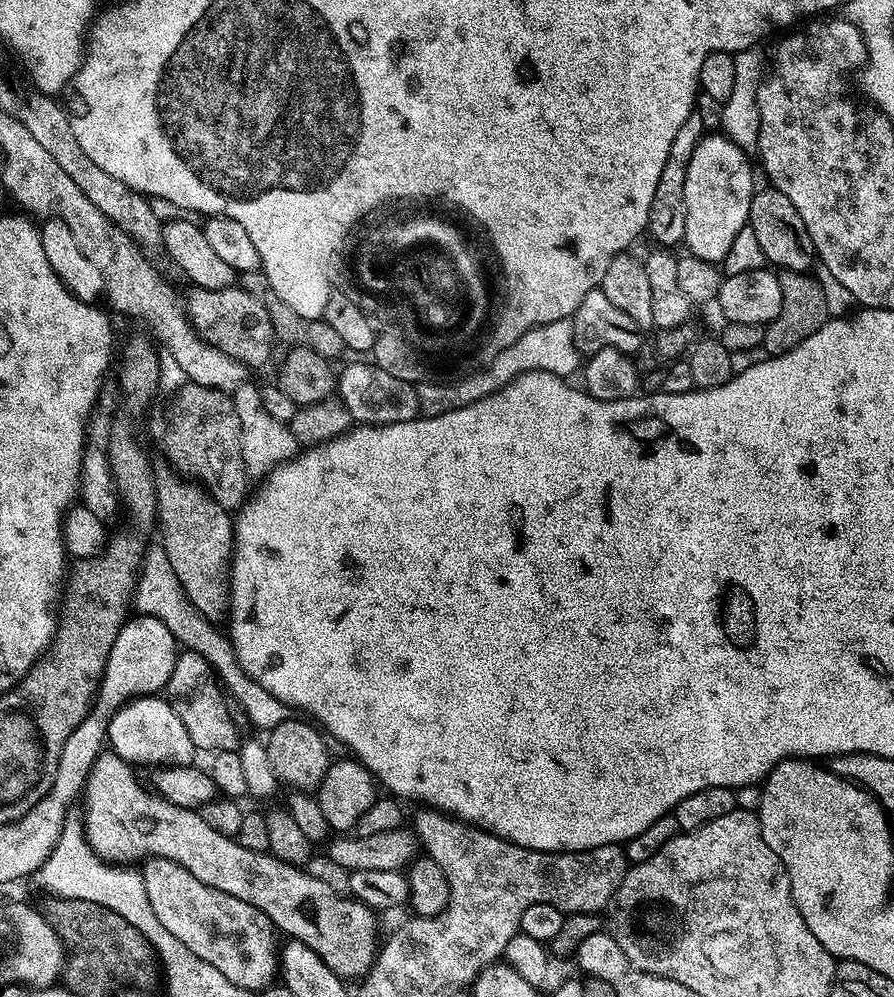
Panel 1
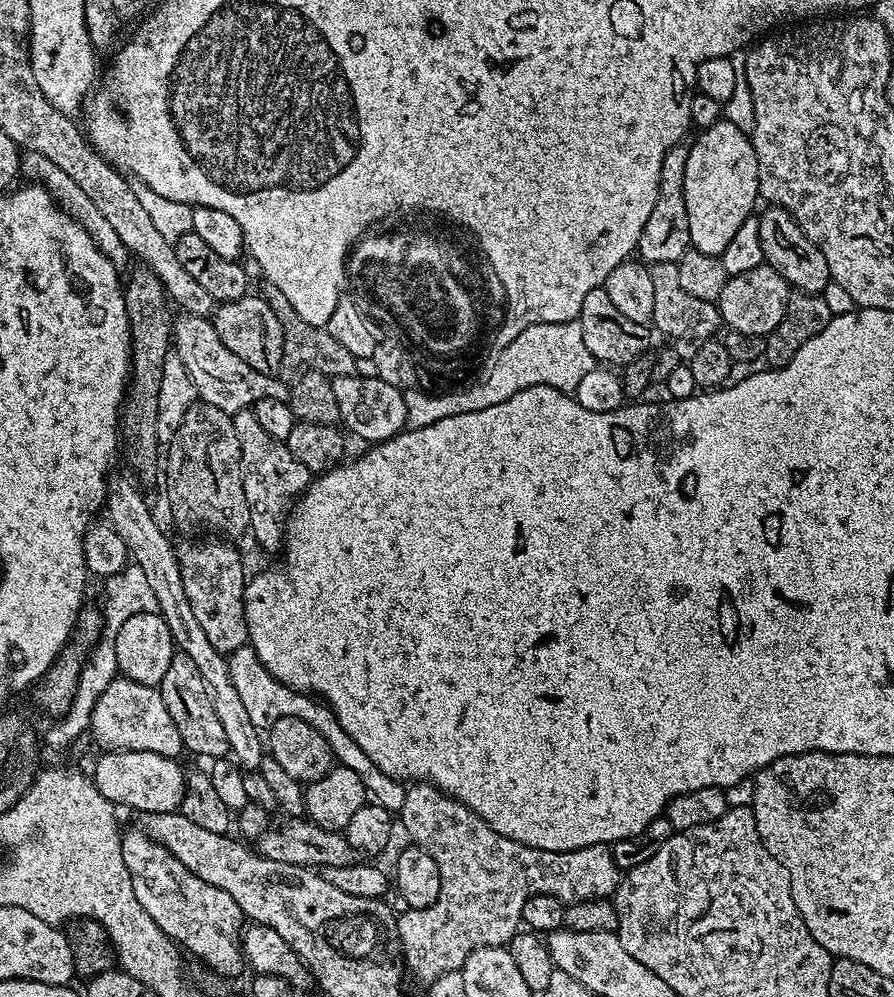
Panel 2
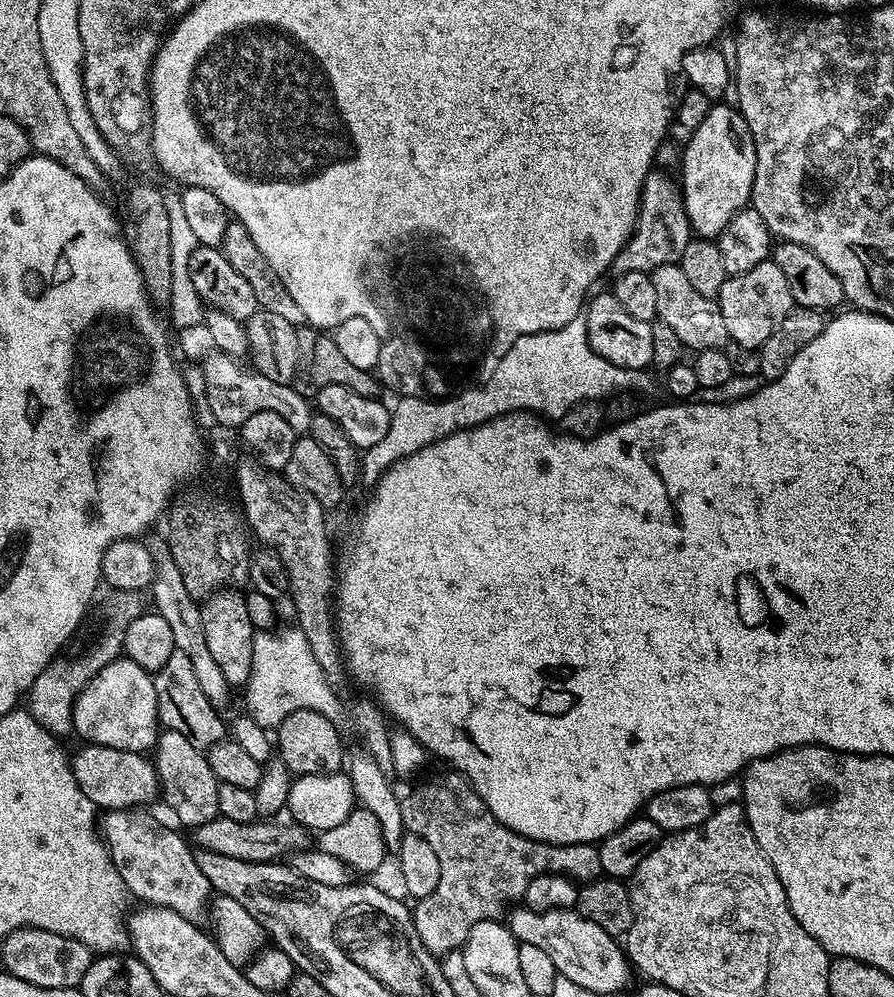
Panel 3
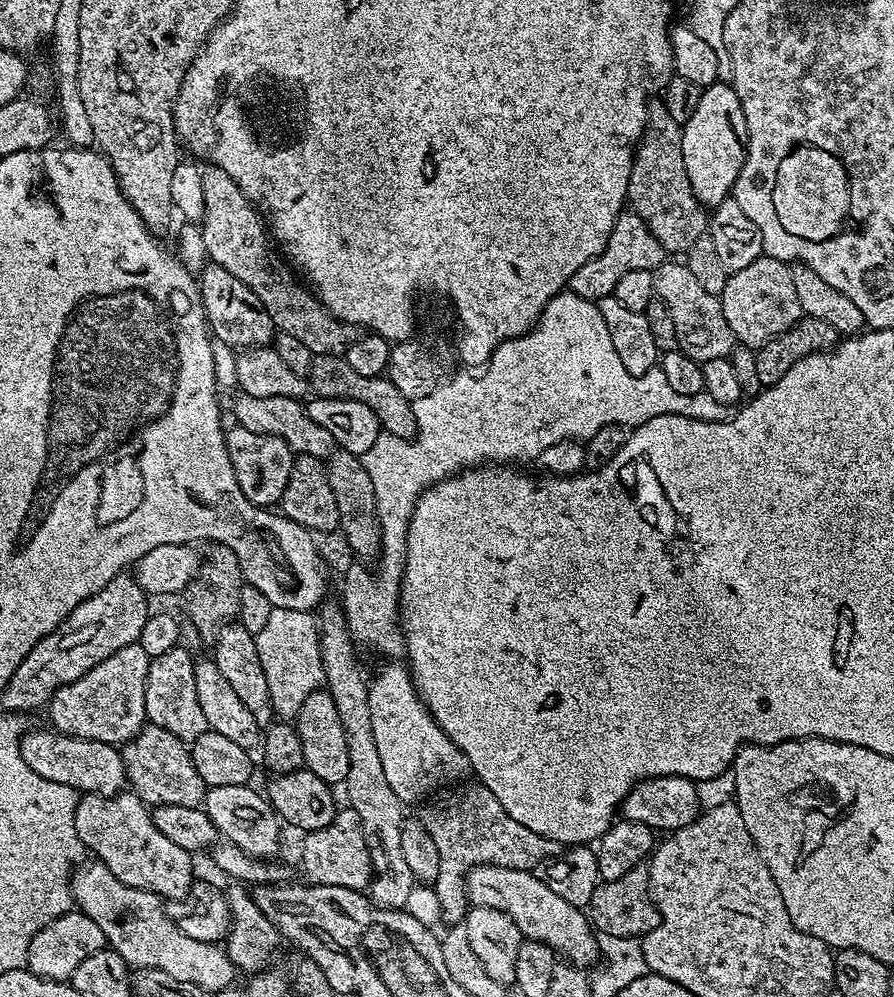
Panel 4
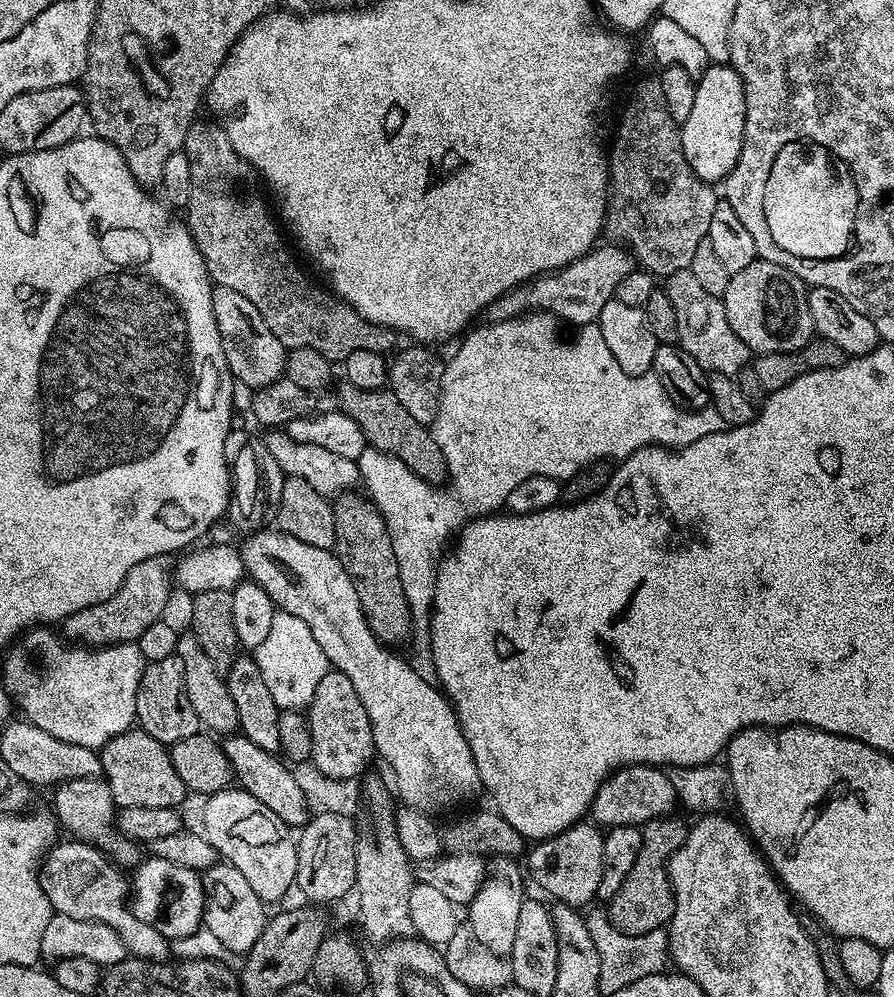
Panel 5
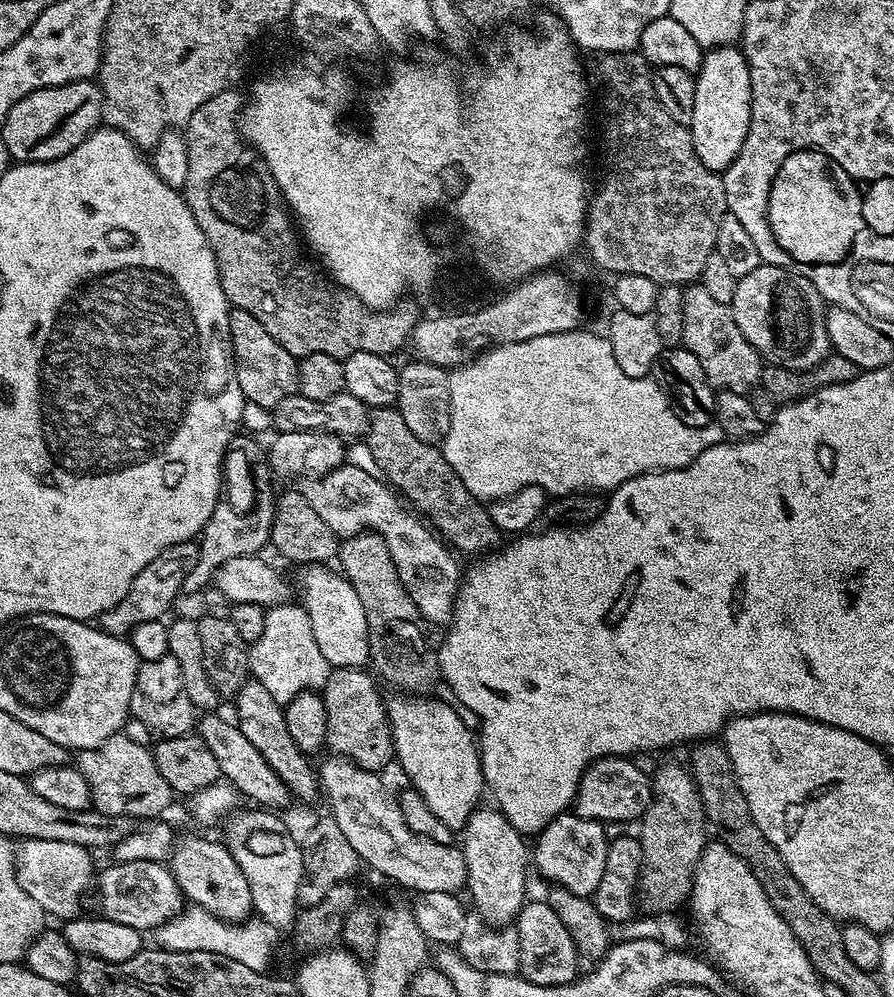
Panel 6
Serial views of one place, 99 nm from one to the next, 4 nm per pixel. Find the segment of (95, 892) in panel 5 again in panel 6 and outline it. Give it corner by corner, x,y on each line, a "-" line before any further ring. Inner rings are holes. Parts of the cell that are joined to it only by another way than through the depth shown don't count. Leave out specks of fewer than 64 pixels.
25,839
21,844
24,845
21,848
19,845
15,853
16,877
22,890
26,890
26,894
30,894
49,917
75,917
81,911
80,899
87,894
88,887
94,884
93,853
82,846
74,846
74,842

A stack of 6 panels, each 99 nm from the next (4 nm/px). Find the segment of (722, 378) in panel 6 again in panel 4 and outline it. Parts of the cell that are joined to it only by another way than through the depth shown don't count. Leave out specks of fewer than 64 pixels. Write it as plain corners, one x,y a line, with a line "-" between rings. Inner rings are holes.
687,263
659,264
652,272
652,277
656,291
655,299
664,303
669,311
677,330
679,347
688,357
701,362
710,358
731,357
732,349
737,347
738,341
726,322
726,314
722,314
720,297
702,290
698,278
690,274

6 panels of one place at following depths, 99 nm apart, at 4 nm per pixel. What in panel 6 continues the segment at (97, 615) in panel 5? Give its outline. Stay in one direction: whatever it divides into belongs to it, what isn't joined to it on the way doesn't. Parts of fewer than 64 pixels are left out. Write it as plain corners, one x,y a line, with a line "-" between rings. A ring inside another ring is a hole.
195,539
183,540
181,544
172,544
154,562
150,562
130,582
130,590
122,602
118,602
110,610
98,617
98,624
105,632
112,636
127,637
140,623
159,620
167,617
168,607
176,600
176,595
184,592
184,579
196,569
196,563
200,557
200,546

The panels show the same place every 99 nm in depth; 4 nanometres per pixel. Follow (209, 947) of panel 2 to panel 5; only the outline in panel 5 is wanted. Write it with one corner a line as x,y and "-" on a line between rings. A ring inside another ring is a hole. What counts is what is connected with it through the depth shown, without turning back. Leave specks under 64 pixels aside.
74,778
55,785
51,811
59,827
64,828
77,840
83,840
100,849
111,863
124,870
135,869
142,859
141,845
119,830
113,830
117,806
110,794
110,786
102,778
-
112,831
112,832
111,832
-
128,868
128,869
127,869

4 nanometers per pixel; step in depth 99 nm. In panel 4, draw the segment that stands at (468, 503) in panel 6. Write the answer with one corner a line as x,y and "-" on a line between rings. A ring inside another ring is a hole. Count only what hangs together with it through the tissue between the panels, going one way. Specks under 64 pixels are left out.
313,356
306,379
309,389
316,396
357,400
366,406
370,406
370,410
374,410
374,414
380,420
380,427
385,433
405,438
413,435
412,401
406,399
402,390
398,390
398,386
394,386
394,382
389,380
387,375
366,378
363,374
357,374
344,361
343,356

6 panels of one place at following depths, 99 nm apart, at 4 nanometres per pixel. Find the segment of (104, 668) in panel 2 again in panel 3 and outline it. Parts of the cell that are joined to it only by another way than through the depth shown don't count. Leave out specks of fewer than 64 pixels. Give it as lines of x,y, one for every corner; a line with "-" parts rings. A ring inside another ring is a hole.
113,591
111,595
112,597
104,604
104,629
101,630
100,637
85,650
84,657
81,660
68,660
66,662
56,660
48,665
46,673
48,720
46,719
46,727
57,738
64,738
64,735
69,735
72,732
72,715
74,714
76,696
106,665
121,659
127,628
136,618
146,612
145,597
139,592

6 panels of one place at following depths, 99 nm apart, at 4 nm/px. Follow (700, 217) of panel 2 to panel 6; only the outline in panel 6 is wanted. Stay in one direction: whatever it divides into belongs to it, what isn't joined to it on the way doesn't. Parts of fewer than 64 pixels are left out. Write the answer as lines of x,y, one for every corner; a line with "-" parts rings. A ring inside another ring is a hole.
736,46
713,48
700,63
699,72
695,73
694,118
690,125
694,154
702,166
711,172
723,173
738,158
742,142
750,130
752,113
752,87
750,70
743,51

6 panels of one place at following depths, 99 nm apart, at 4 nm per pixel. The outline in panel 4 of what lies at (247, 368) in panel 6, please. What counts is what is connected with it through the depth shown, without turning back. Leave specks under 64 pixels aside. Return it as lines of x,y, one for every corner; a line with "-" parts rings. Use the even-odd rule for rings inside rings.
211,262
205,263
204,269
198,273
198,283
204,318
208,321
211,335
219,343
221,340
222,343
229,344
232,350
251,350
273,343
274,329
270,314
266,314
262,302
258,302
258,294
254,294
250,286
238,282
234,274

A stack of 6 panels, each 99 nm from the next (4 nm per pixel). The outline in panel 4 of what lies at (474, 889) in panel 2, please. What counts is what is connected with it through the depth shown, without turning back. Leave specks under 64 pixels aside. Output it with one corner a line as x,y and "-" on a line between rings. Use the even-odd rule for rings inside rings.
472,782
469,788
459,788
437,795
418,816
438,849
438,878
434,887
443,919
452,926
463,921
469,907
466,877
471,868
489,864
510,870
535,870
538,862
554,858
562,851
562,845
556,840
542,838
542,834
534,834
534,830
522,826
522,822
514,822
514,818
502,810
502,802
483,784

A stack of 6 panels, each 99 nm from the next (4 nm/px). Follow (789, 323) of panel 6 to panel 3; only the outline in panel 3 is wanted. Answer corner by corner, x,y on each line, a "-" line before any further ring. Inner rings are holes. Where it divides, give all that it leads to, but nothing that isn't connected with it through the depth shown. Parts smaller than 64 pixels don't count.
770,258
754,266
754,270
746,270
746,274
729,276
726,282
722,282
718,303
722,318
726,321
729,341
757,350
766,342
766,338
770,338
770,334
778,331
782,318
786,318
794,307
786,274
782,274
782,270
778,270

